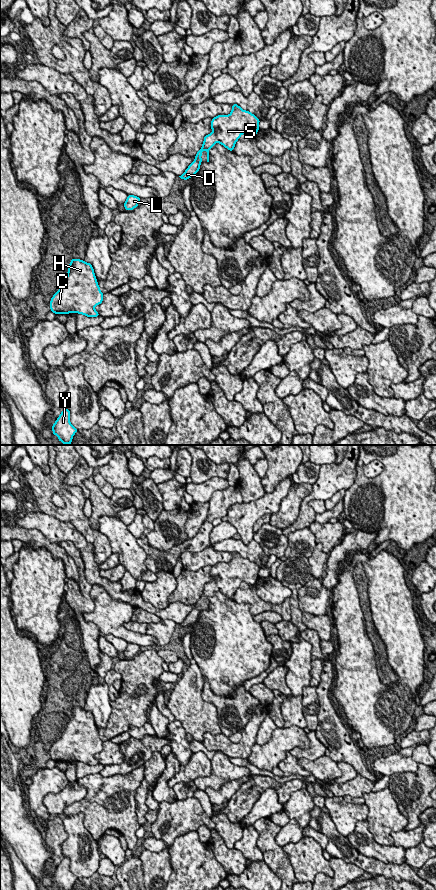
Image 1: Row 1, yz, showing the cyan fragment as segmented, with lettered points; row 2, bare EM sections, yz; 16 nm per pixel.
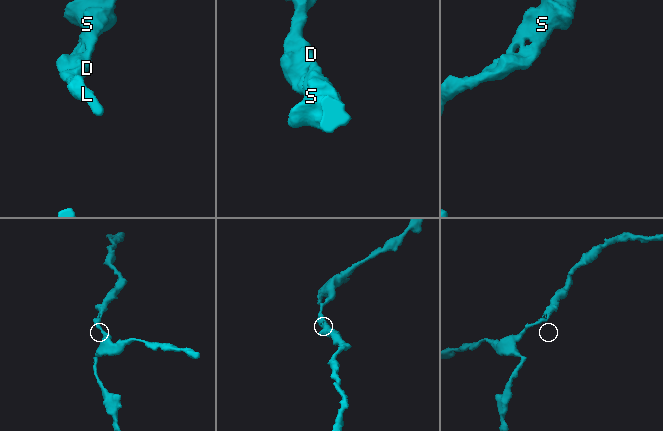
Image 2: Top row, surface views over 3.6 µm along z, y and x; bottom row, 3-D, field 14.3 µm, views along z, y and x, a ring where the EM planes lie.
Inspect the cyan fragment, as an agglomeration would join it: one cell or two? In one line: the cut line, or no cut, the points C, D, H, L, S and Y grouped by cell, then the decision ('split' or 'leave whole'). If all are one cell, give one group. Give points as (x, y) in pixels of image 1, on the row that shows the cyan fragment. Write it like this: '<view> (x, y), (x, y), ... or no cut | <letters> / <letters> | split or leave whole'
no cut | C D H L S Y | leave whole

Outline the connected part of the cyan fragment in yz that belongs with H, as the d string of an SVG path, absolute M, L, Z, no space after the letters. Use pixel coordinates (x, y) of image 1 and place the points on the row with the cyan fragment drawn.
M72 259L62 287L51 298L50 309L56 315L79 313L92 318L99 316L94 307L102 301L92 265Z

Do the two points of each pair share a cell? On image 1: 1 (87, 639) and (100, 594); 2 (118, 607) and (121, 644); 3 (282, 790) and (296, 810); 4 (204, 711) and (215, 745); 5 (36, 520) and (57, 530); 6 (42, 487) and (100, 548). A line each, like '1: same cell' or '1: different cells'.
1: different cells
2: different cells
3: different cells
4: different cells
5: same cell
6: same cell

